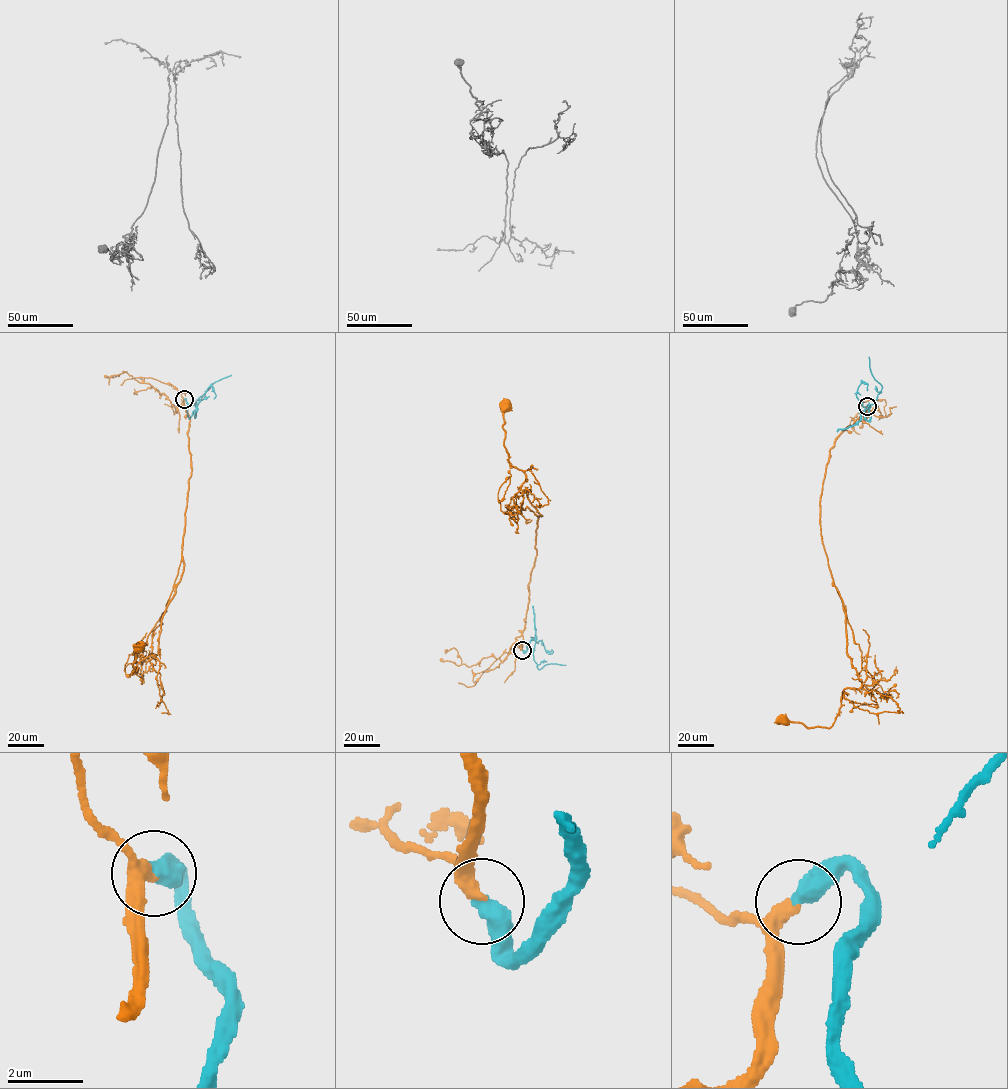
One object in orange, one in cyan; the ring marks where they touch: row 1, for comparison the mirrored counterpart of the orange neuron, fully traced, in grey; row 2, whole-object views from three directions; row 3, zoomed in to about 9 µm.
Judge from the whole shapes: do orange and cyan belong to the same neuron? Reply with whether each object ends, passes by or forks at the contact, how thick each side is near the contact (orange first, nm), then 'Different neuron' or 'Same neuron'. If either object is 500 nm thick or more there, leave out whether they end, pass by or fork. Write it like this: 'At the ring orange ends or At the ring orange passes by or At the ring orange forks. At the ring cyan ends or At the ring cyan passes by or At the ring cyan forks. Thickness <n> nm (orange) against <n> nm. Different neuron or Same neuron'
Thickness 280 nm (orange) against 500 nm. Same neuron

